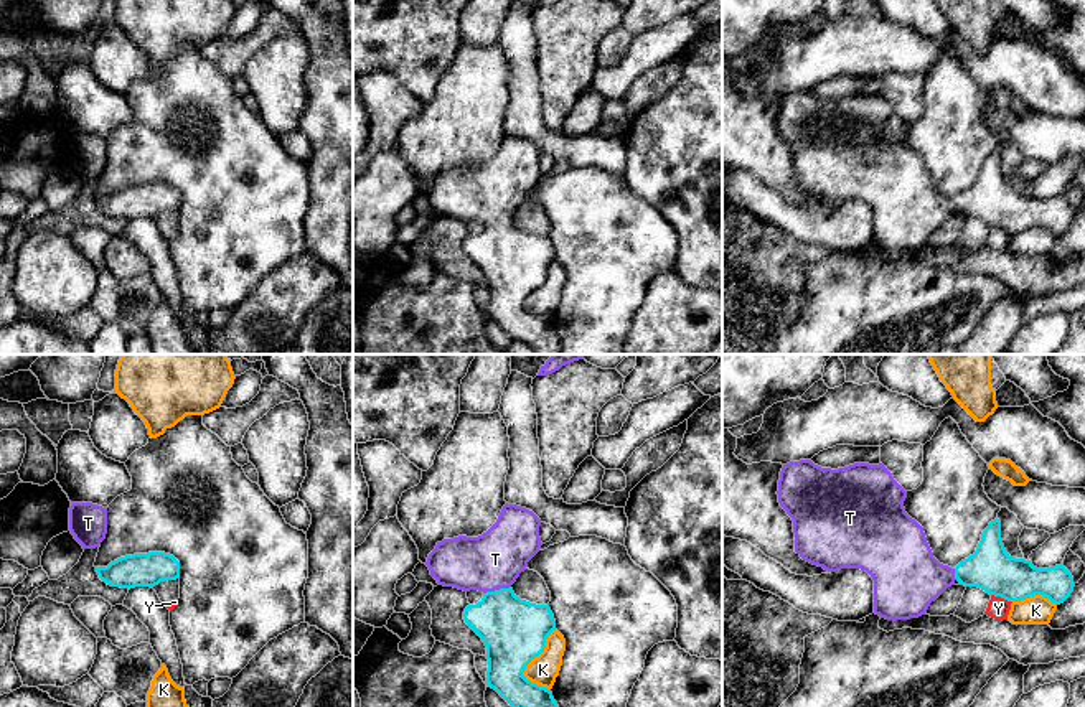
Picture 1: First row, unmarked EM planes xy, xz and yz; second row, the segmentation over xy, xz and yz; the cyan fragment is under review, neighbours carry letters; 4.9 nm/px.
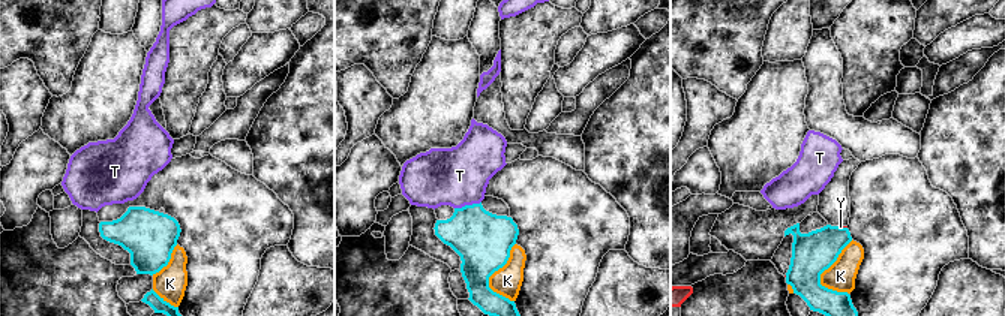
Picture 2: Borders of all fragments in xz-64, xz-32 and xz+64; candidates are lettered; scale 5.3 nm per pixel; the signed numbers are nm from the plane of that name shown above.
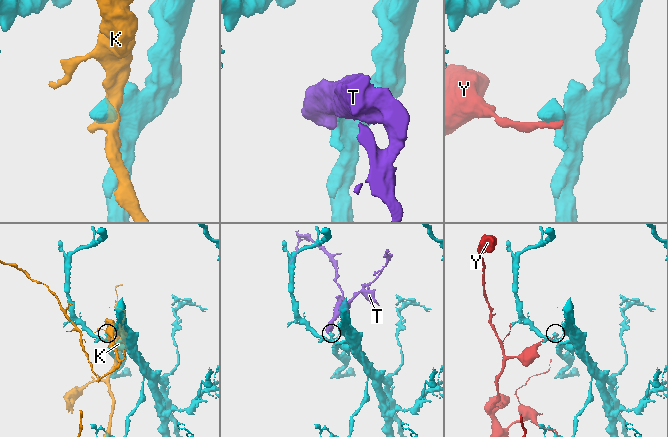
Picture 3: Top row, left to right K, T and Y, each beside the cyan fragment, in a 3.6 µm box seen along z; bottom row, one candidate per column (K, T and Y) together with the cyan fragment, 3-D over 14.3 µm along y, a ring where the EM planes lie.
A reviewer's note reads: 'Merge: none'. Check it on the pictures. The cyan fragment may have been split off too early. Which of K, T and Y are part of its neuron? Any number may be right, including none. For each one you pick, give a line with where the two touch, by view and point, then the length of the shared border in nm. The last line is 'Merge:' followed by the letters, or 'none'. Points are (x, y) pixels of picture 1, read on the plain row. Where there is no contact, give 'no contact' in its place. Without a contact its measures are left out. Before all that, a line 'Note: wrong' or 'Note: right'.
Note: wrong
T: meets cyan in xz at (497, 221); contact 140 nm long
Merge: T

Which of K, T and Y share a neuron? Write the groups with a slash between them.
K / T / Y

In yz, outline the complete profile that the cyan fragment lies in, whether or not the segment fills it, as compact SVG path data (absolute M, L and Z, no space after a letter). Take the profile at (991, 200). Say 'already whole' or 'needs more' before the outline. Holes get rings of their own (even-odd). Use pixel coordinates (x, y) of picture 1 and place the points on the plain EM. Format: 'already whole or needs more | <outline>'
needs more | M811 91L790 92L777 125L793 152L795 183L828 203L866 201L874 211L874 244L885 250L925 246L956 211L1008 232L1042 226L1055 236L1075 218L1062 194L1037 199L1011 188L998 148L973 186L955 199L940 194L923 158L905 143L907 122L882 94L831 101Z

